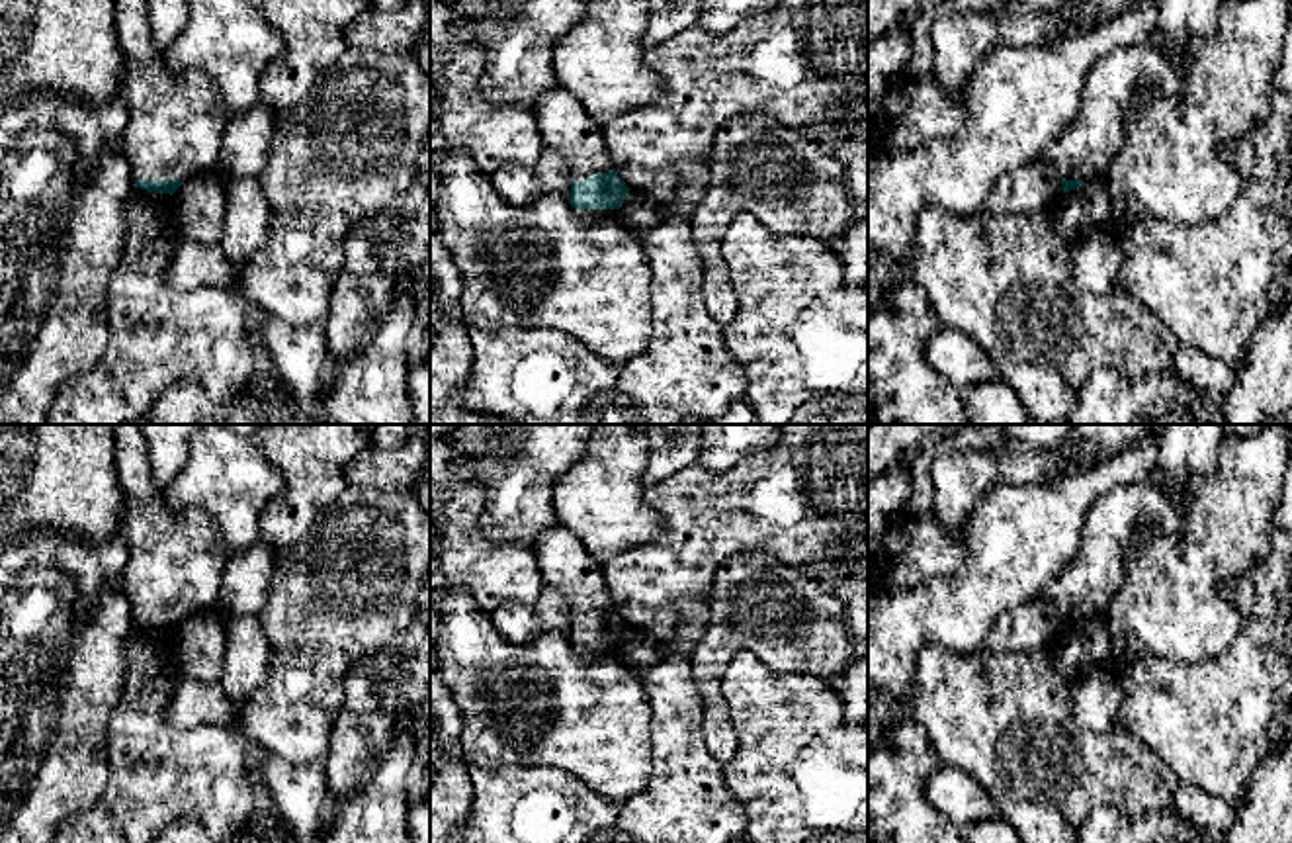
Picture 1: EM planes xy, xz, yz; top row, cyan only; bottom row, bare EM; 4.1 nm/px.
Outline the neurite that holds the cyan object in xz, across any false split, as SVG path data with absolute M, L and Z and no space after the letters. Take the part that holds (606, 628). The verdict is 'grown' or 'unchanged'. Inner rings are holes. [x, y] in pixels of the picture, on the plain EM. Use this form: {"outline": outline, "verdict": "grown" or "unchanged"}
{"outline": "M561 524L539 534L534 554L543 583L569 599L569 642L582 653L616 655L631 626L614 608L602 563Z", "verdict": "grown"}

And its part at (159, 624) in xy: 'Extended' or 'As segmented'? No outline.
Extended

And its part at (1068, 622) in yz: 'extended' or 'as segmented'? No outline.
extended

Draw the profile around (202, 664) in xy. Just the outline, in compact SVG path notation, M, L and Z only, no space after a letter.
M201 612L172 632L170 649L180 675L219 683L227 647L225 626L217 612Z

